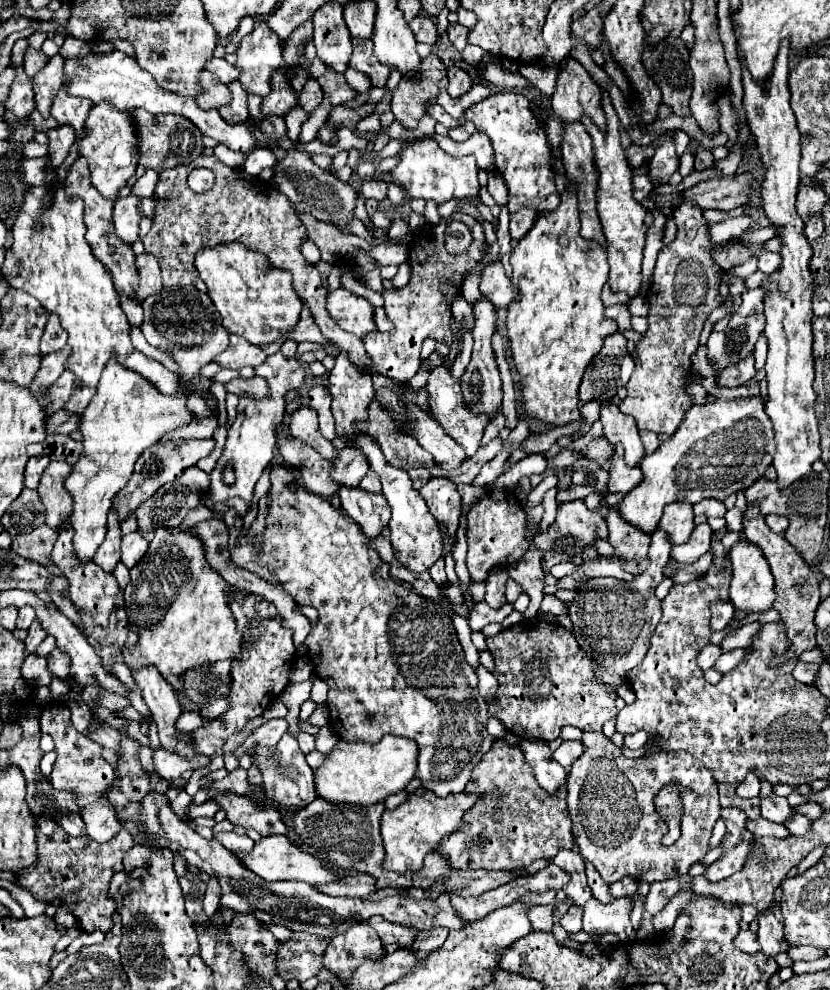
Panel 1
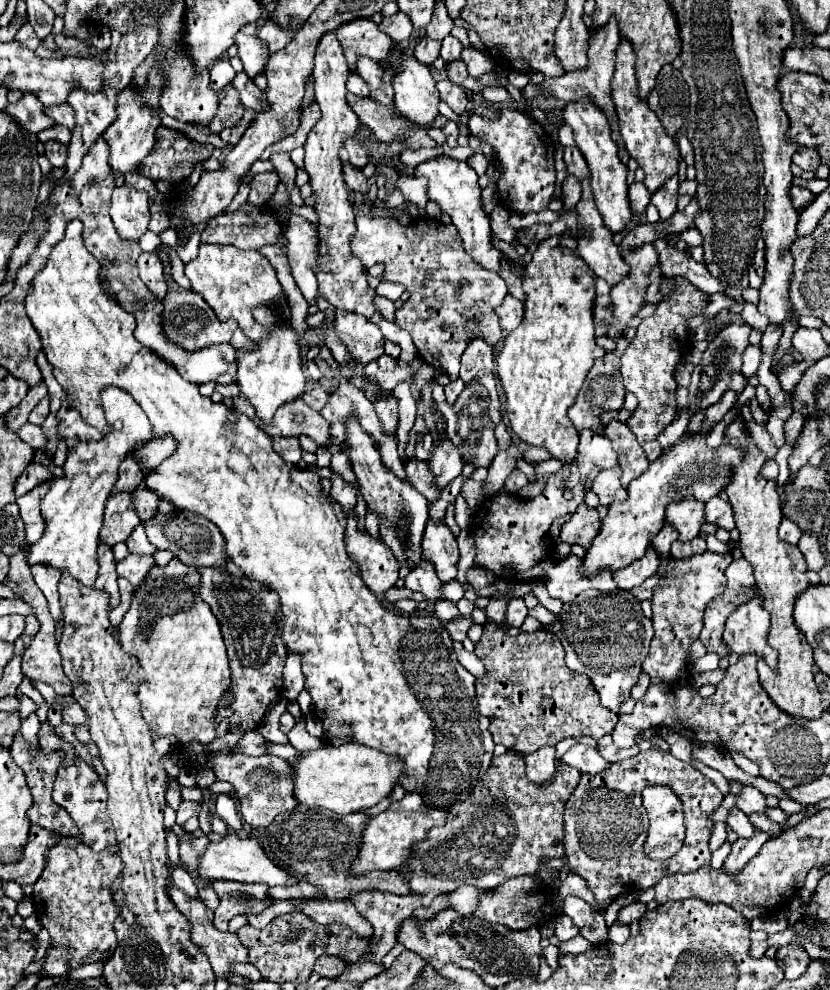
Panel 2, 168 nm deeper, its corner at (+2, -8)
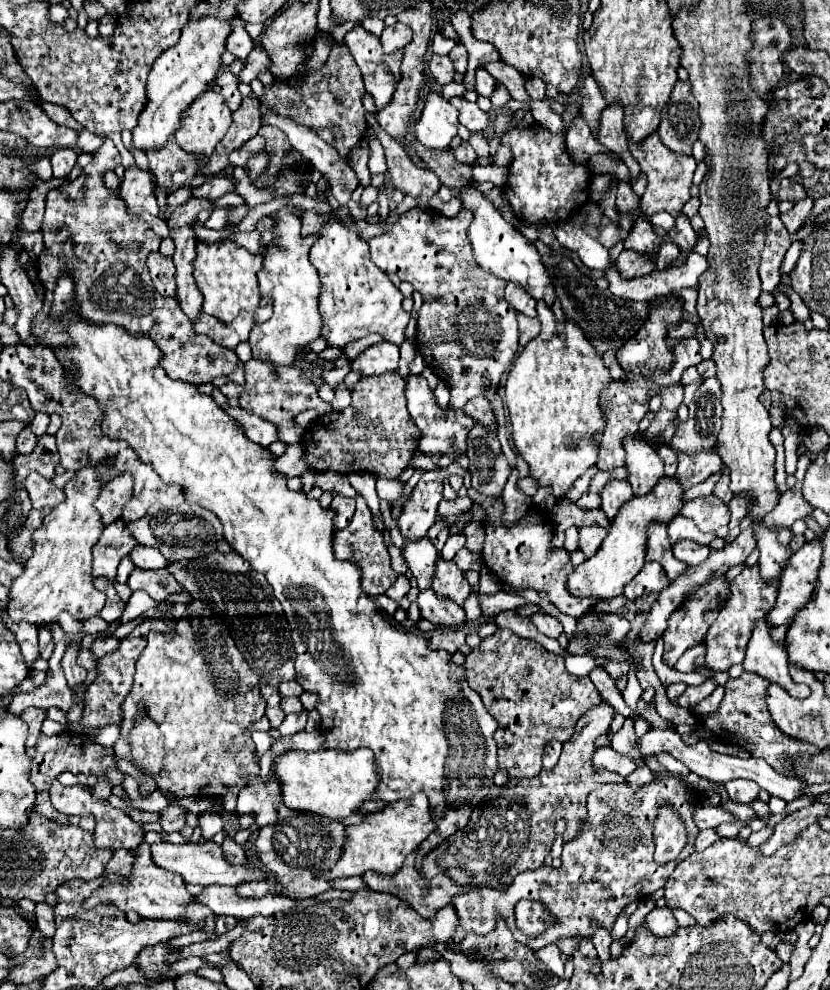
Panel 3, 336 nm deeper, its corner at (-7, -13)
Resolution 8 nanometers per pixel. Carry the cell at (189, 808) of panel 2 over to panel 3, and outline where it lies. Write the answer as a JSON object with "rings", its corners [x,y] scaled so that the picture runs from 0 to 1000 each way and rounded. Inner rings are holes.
{"rings":[[[206,813],[199,819],[194,819],[194,835],[199,841],[218,839],[223,835],[223,817]]]}

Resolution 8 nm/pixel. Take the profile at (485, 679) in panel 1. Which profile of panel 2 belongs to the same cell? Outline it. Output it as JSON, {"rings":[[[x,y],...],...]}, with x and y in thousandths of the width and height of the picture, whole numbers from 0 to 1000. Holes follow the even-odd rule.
{"rings":[[[547,648],[547,659],[549,659],[549,663],[552,663],[552,669],[554,669],[566,681],[581,683],[581,673],[583,673],[583,671],[576,671],[576,667],[573,667],[573,663],[571,663],[569,659],[561,659],[554,648]]]}

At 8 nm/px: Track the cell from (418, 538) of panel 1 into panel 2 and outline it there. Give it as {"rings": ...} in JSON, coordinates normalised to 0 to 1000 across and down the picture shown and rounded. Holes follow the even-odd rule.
{"rings":[[[508,566],[508,570],[499,576],[494,576],[494,580],[487,586],[487,592],[496,598],[508,598],[511,606],[518,610],[525,610],[530,606],[535,606],[533,602],[533,588],[525,582],[525,576],[520,574],[520,570],[516,570],[513,566]]]}

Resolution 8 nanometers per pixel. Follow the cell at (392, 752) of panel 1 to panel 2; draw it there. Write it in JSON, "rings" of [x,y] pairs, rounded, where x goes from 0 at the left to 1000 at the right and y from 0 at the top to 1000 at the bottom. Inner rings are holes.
{"rings":[[[419,749],[414,754],[390,752],[378,760],[364,760],[364,764],[347,772],[354,778],[354,806],[366,814],[393,816],[405,822],[422,822],[455,812],[470,802],[477,792],[477,784],[482,784],[487,776],[477,764],[460,762],[429,749]]]}

